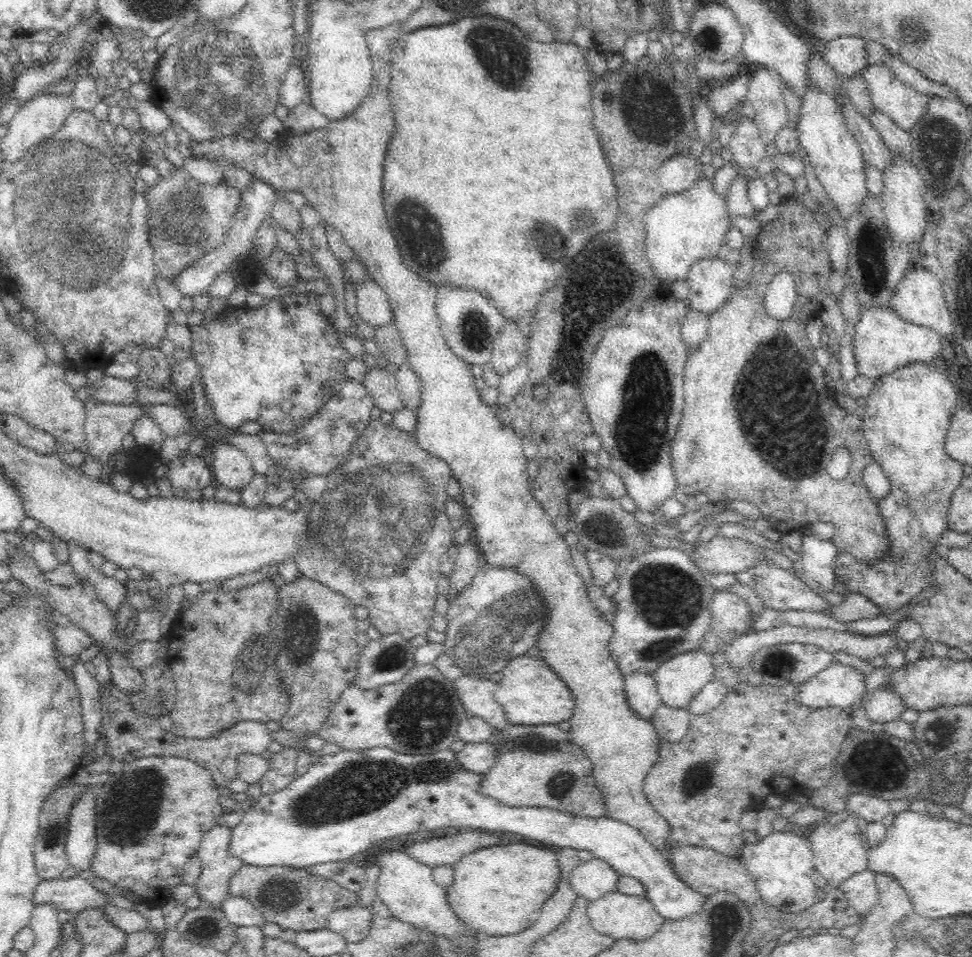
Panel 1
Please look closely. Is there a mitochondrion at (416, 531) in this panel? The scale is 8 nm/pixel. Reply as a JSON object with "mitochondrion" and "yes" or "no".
{"mitochondrion":"no"}

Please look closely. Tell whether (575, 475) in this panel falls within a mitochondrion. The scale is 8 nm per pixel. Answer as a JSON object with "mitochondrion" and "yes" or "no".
{"mitochondrion":"no"}

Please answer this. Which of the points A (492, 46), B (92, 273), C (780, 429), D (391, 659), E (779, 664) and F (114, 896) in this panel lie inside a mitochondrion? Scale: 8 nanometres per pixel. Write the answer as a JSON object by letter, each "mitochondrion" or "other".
{"A":"mitochondrion","B":"mitochondrion","C":"mitochondrion","D":"mitochondrion","E":"mitochondrion","F":"other"}

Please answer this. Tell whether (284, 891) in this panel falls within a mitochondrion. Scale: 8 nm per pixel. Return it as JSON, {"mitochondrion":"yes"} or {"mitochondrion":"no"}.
{"mitochondrion":"yes"}

